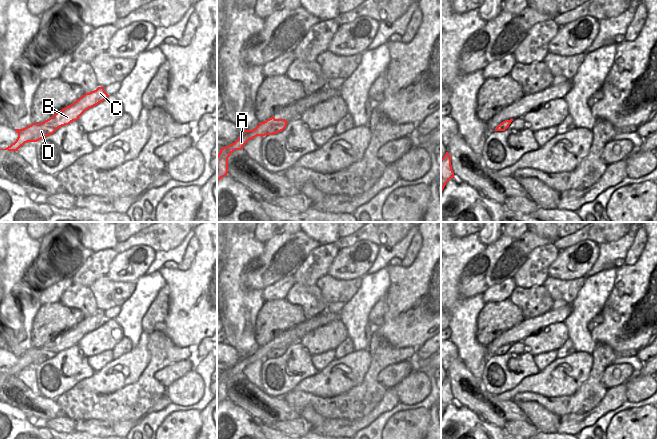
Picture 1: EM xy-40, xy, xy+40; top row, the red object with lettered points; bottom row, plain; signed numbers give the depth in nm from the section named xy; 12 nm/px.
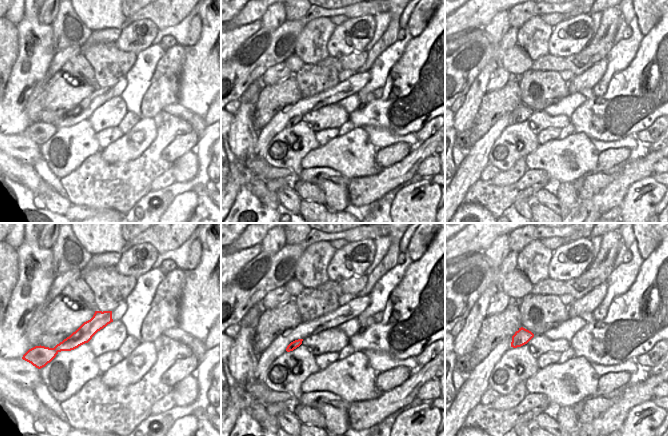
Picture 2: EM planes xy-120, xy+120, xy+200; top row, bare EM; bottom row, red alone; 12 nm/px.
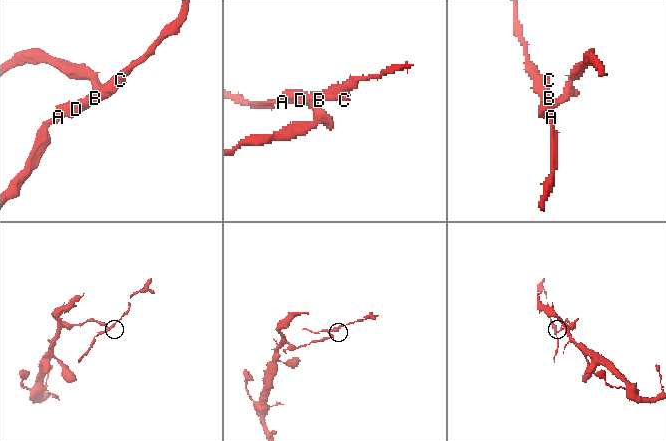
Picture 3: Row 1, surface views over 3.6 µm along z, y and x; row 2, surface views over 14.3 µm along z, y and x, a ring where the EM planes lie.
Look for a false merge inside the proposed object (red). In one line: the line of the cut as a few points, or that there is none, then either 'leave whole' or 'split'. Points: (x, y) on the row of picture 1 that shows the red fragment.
cut in xy along (287, 121), (271, 125), (263, 135); split

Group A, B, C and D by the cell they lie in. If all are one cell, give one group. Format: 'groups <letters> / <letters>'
groups A B C / D

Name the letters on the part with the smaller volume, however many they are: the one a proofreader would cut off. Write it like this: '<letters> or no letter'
A, B, C.

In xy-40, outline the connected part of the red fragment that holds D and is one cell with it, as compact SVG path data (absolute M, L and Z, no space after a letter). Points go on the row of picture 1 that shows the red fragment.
M32 123L23 129L15 129L15 131L19 134L26 131L27 129L34 135L35 142L53 134L57 130L55 127L46 126L42 123Z

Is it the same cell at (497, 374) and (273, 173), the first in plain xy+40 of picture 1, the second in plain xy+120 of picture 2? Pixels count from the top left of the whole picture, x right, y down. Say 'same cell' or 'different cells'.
different cells

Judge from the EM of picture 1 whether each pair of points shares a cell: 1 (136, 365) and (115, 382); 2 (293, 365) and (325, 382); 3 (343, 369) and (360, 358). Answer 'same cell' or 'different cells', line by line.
1: same cell
2: different cells
3: same cell

